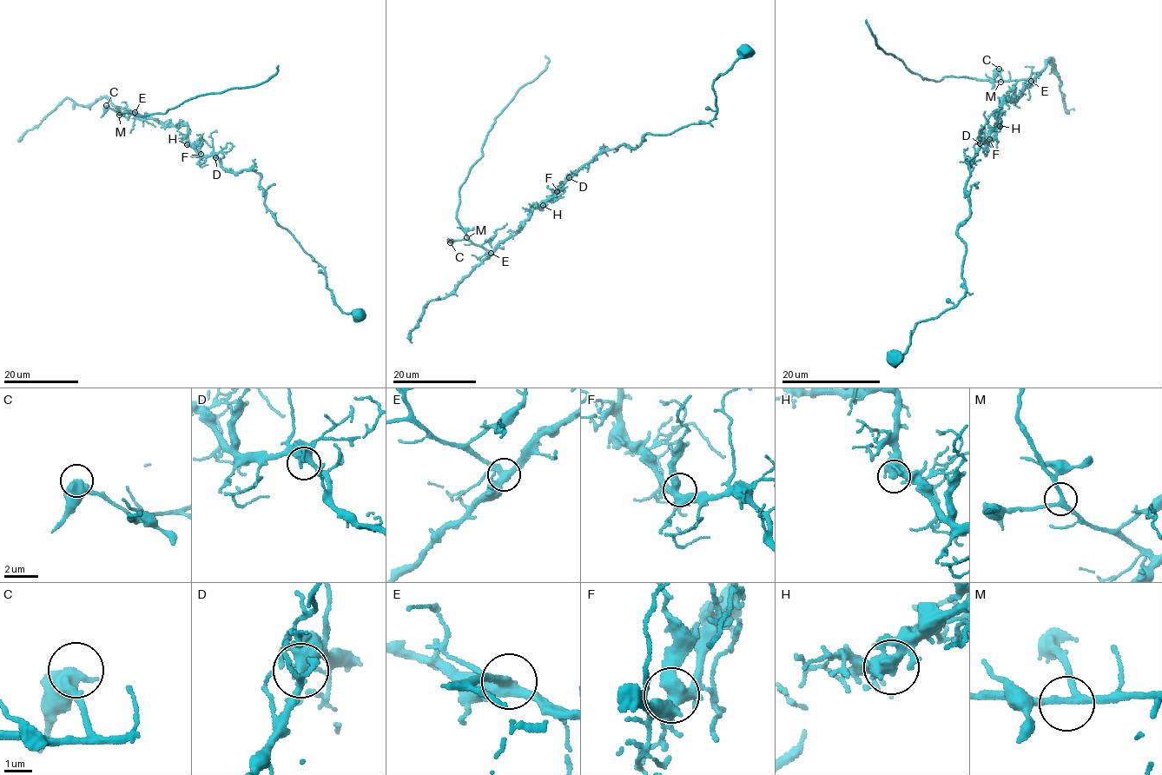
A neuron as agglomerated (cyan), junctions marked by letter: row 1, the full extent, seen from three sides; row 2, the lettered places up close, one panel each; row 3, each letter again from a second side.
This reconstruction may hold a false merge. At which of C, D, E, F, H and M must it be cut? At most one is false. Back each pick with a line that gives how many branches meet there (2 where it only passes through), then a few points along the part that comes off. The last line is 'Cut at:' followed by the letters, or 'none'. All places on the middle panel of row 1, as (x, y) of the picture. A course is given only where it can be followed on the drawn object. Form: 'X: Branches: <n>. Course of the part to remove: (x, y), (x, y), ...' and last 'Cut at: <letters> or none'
E: Branches: 4. Course of the part to remove: (491, 252), (473, 244), (456, 216), (458, 188), (481, 156), (496, 118), (544, 71), (545, 56)
Cut at: E

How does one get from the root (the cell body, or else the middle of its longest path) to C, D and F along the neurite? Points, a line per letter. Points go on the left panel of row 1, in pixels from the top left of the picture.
C: (188, 135), (186, 126), (168, 125), (134, 112), (118, 114), (106, 105)
D: (188, 135), (191, 148), (202, 155), (215, 157)
F: (188, 135), (188, 143), (201, 154)

